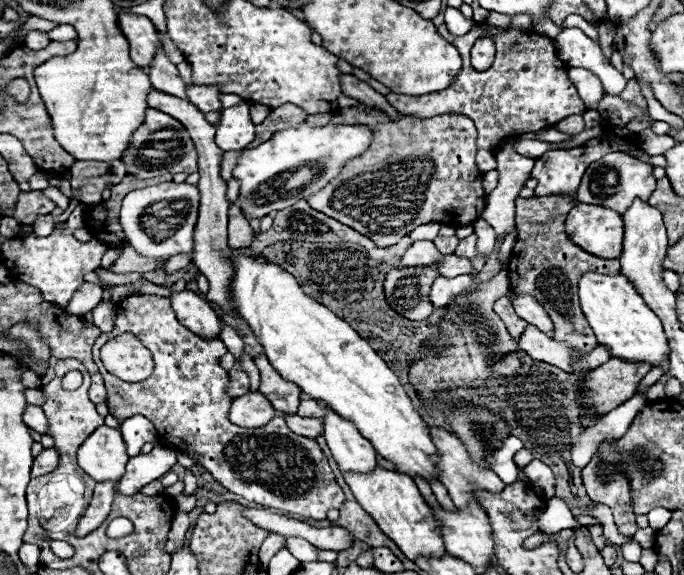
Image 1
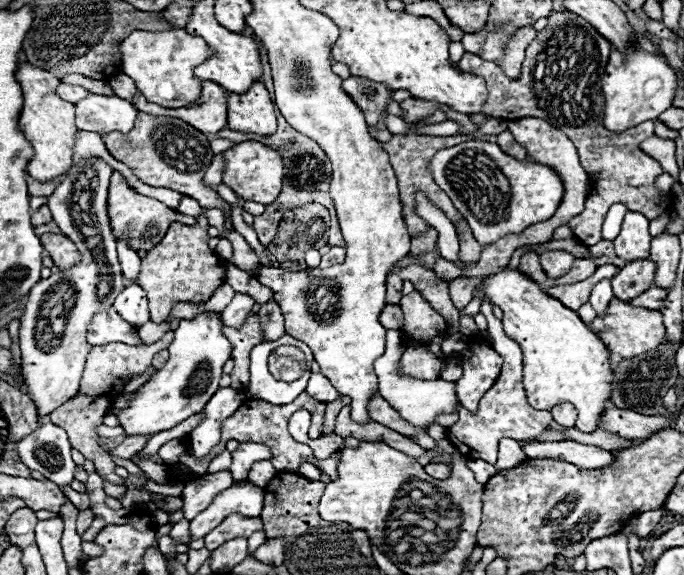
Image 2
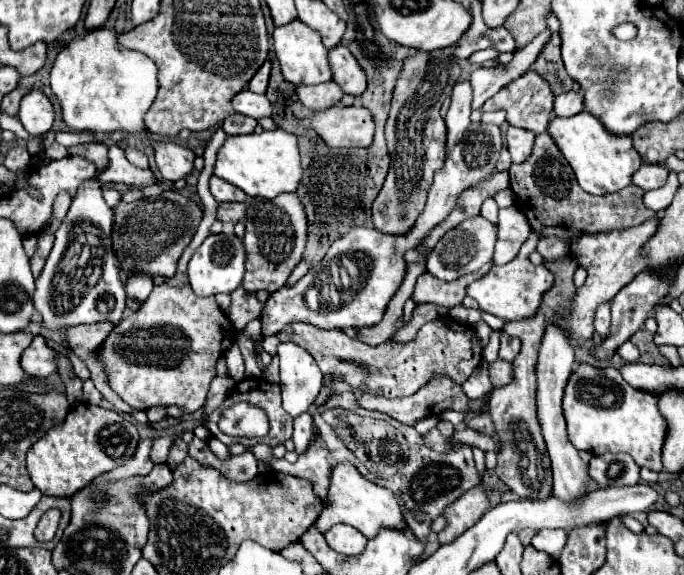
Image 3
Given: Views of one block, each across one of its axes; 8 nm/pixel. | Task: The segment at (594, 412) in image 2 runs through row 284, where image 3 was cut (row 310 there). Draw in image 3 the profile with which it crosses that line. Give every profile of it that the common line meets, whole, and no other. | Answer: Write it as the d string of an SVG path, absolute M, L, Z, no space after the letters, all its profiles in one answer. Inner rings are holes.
M530 232L528 240L522 244L520 254L512 262L508 262L504 266L494 264L492 270L484 278L480 278L468 286L468 296L478 300L480 310L490 312L490 314L502 318L504 322L526 320L526 318L536 316L536 312L542 304L544 292L548 292L554 286L554 274L546 266L534 266L528 260L528 254L536 250L536 242L538 242L536 232Z

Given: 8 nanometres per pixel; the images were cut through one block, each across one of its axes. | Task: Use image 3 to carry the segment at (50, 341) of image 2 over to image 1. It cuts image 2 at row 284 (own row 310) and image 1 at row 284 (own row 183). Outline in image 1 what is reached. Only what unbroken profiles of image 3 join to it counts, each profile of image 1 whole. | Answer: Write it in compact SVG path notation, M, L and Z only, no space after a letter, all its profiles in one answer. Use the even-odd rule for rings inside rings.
M86 282L84 286L80 286L80 290L76 290L76 294L72 296L72 302L66 306L66 312L70 316L82 316L88 310L92 310L98 302L102 302L102 286L98 284L90 284Z

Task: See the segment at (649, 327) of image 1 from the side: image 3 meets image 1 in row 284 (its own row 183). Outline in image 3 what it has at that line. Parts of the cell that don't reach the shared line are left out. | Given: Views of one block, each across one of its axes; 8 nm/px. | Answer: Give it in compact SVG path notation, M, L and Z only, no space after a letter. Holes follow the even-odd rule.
M580 112L570 118L554 116L548 126L548 134L554 138L556 146L570 162L578 184L588 194L604 196L630 186L632 174L642 166L642 158L638 158L638 152L632 144L632 136L606 132L604 124L600 124L600 120L590 112Z

